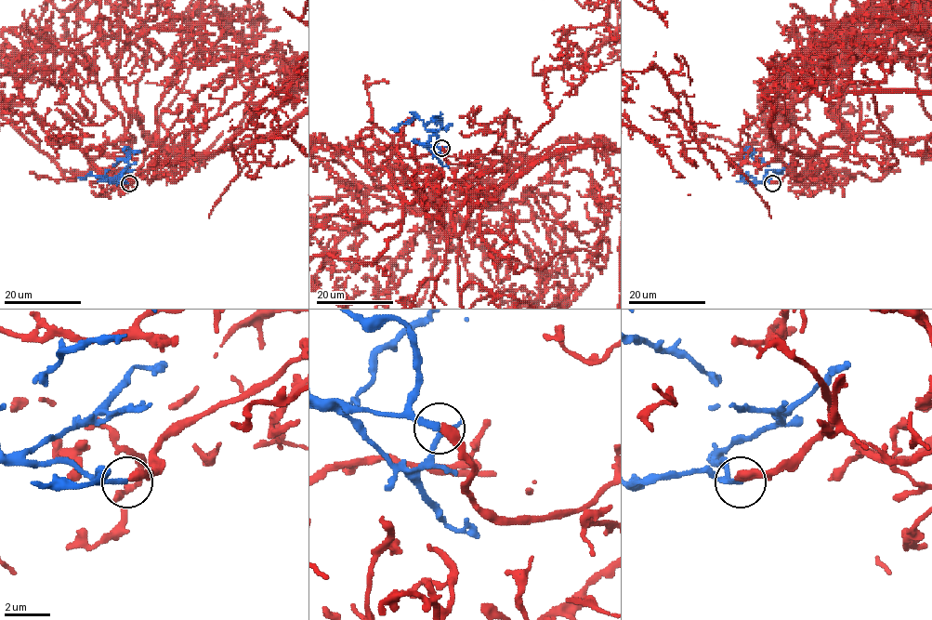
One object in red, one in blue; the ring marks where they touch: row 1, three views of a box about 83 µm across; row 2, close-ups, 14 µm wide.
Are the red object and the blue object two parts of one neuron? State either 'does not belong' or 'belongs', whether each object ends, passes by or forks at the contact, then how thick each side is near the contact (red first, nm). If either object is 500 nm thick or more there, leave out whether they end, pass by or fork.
belongs; red ends there; blue ends there; 440 nm thick on the red side, 220 nm on the other

